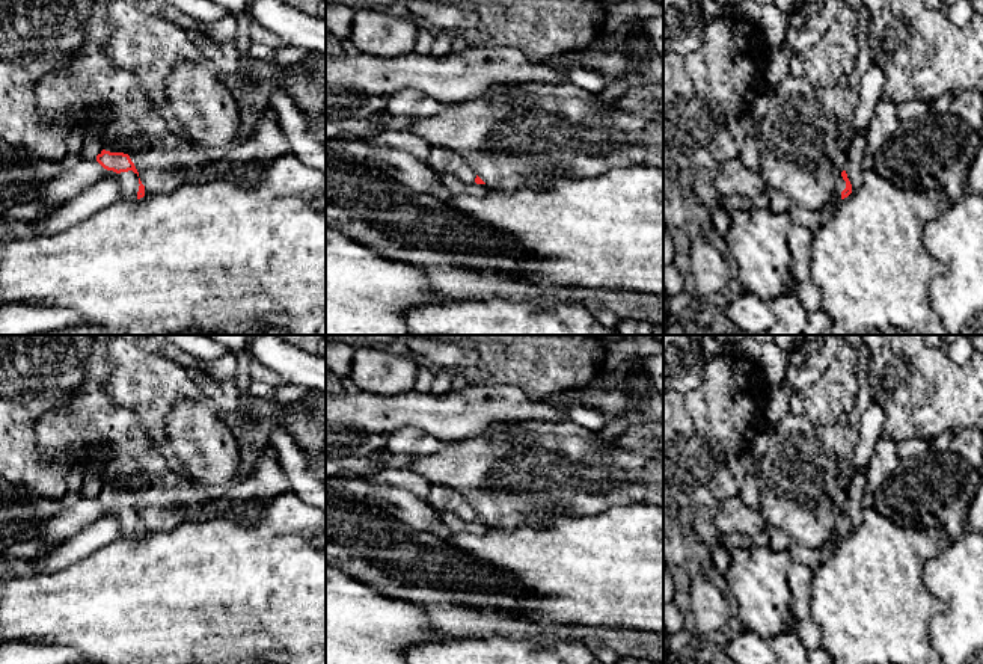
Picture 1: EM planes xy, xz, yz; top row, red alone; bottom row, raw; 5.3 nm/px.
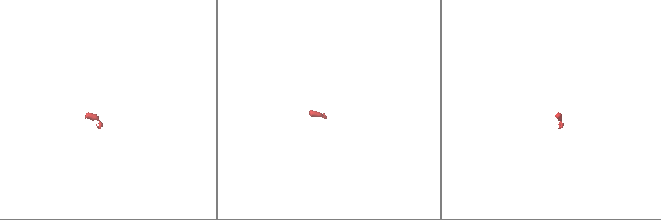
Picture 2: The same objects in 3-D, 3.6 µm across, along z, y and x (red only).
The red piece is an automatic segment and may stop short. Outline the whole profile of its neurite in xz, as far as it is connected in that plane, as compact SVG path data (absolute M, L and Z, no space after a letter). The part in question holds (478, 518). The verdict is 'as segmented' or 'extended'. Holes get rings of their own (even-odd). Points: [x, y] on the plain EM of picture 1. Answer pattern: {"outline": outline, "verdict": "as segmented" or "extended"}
{"outline": "M431 484L427 503L439 512L451 512L464 521L485 522L461 495L442 484Z", "verdict": "extended"}

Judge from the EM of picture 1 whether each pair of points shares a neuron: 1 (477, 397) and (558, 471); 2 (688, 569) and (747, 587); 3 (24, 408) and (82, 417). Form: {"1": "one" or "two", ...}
{"1": "two", "2": "two", "3": "two"}

